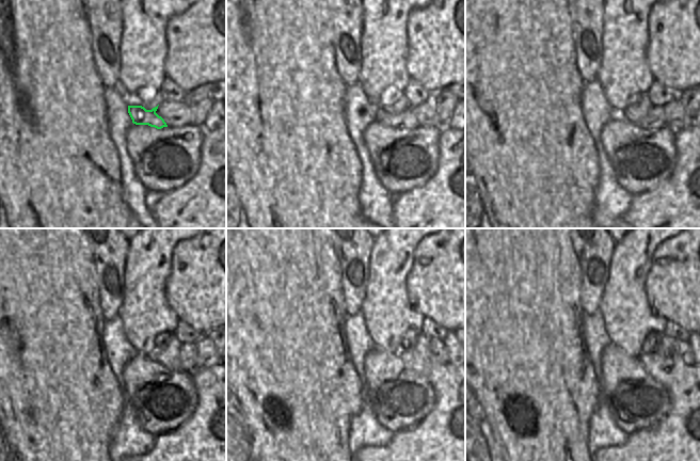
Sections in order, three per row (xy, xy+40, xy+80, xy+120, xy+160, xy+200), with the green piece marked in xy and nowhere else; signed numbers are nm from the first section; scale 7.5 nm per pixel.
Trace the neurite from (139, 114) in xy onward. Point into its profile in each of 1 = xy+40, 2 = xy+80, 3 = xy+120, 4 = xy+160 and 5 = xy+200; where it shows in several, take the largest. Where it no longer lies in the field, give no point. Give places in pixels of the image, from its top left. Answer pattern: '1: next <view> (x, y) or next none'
1: next xy+40 (399, 115)
2: next xy+80 (642, 113)
3: next xy+120 (168, 355)
4: next xy+160 (417, 356)
5: next xy+200 (659, 358)

